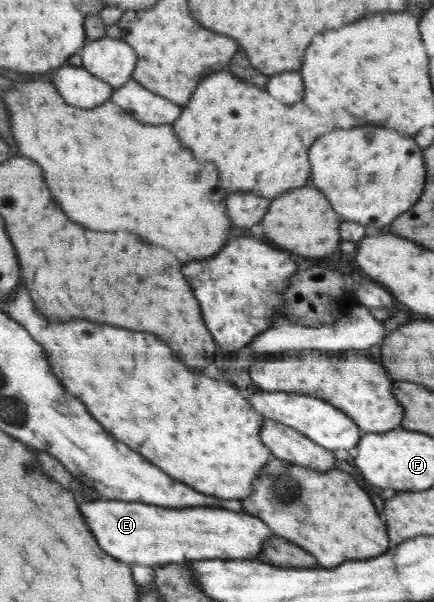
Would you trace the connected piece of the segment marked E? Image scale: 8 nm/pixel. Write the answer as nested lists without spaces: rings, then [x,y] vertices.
[[[94,499],[80,501],[79,510],[84,516],[86,525],[97,539],[98,545],[105,553],[125,562],[125,564],[142,564],[151,566],[169,563],[184,563],[198,560],[238,560],[258,559],[258,551],[262,549],[264,541],[272,533],[266,523],[250,514],[238,514],[224,508],[170,508],[146,505],[142,502],[122,502],[116,500]]]

